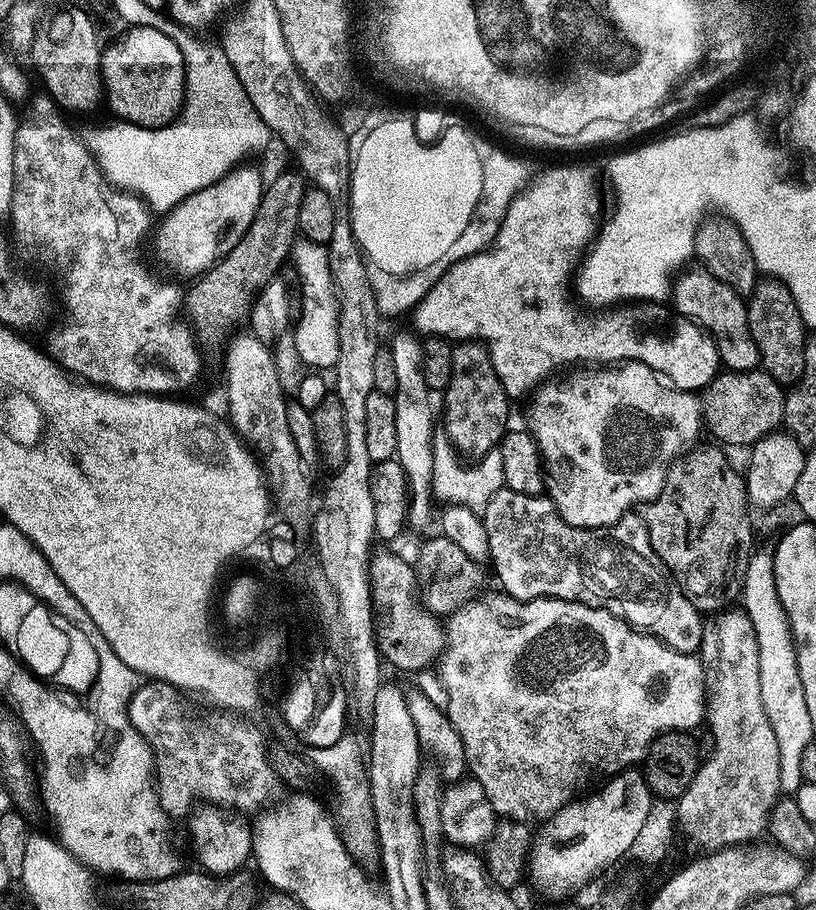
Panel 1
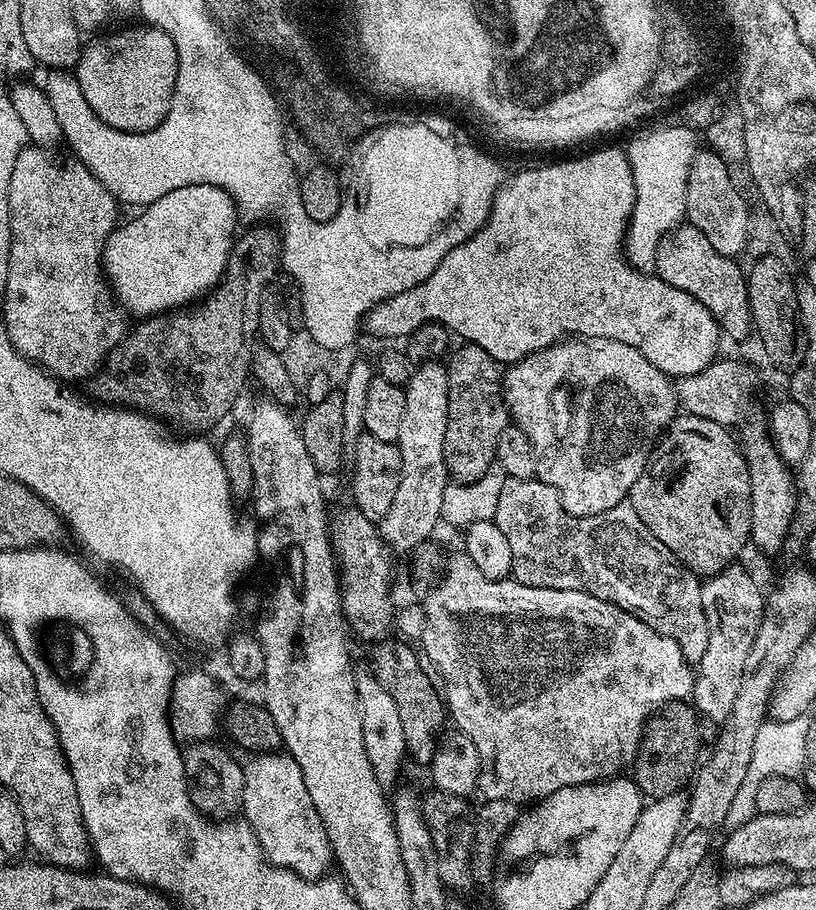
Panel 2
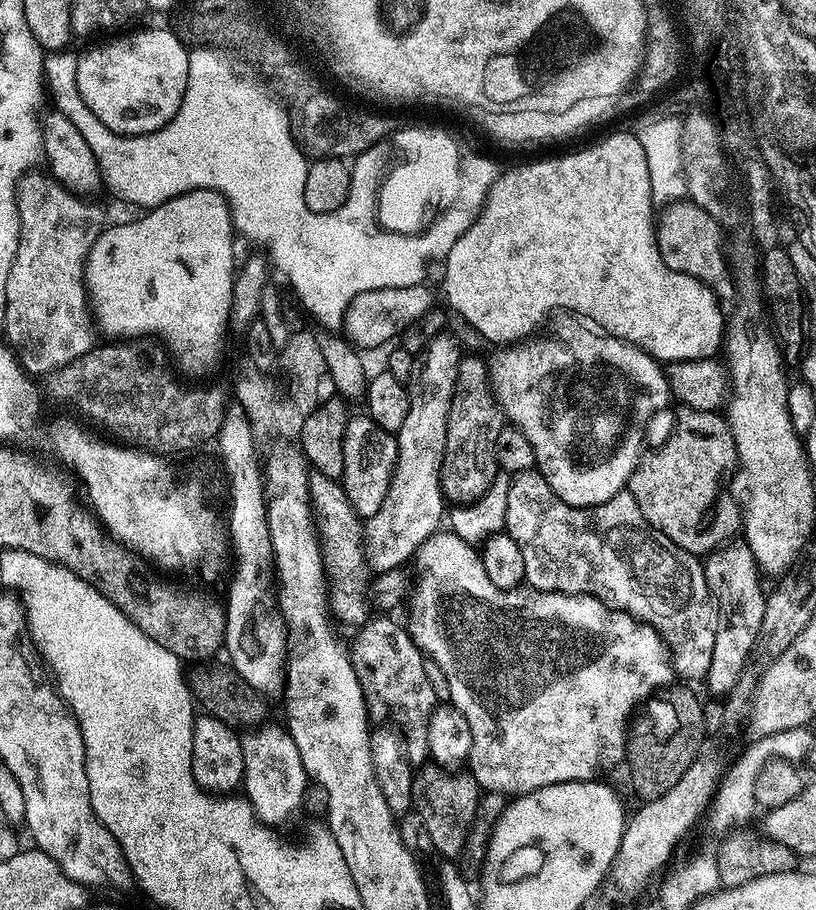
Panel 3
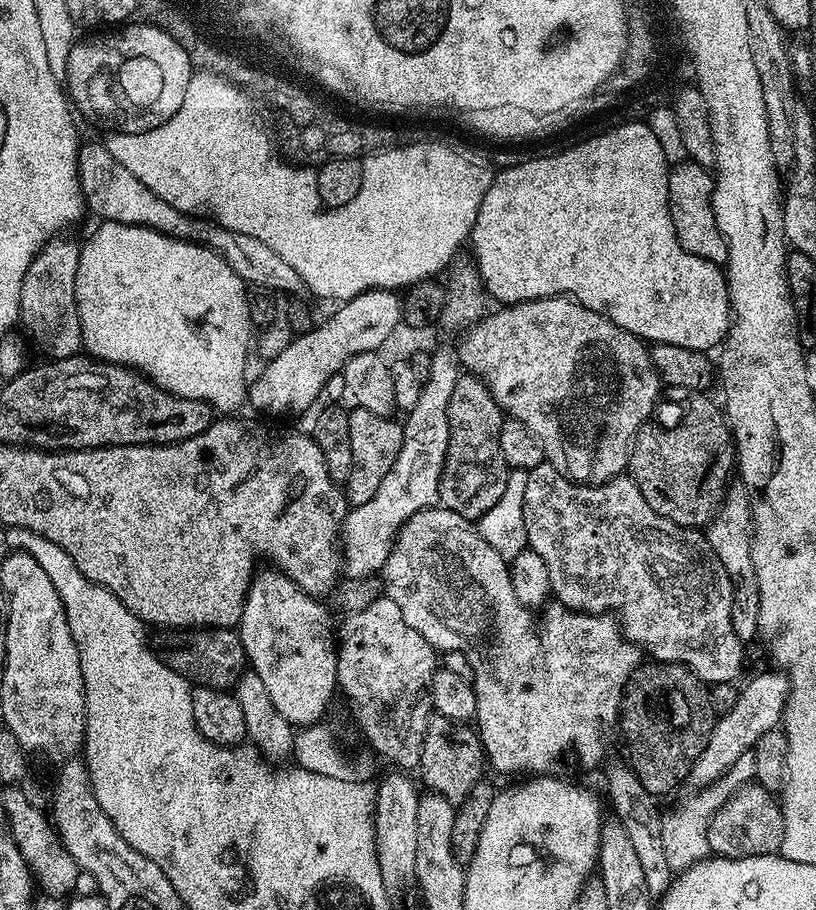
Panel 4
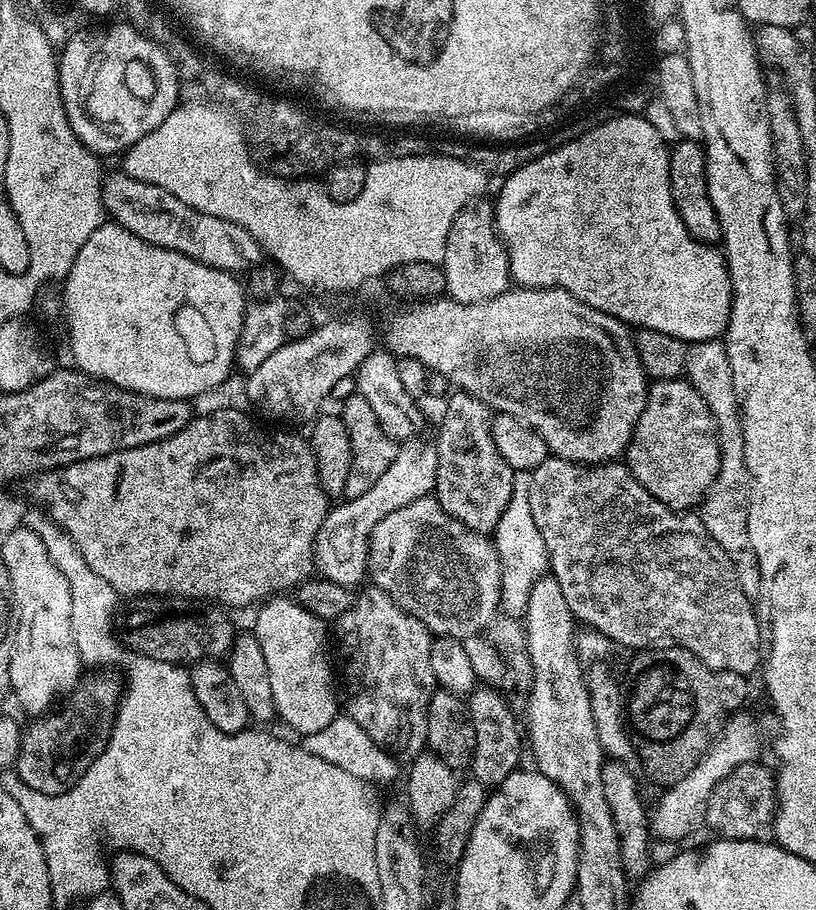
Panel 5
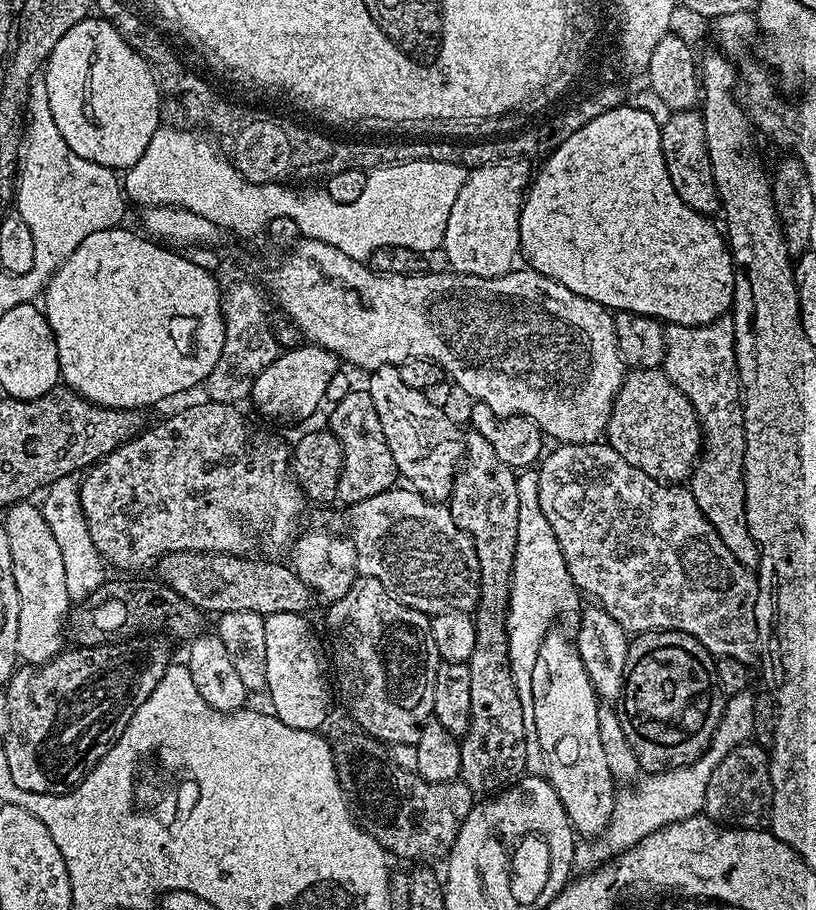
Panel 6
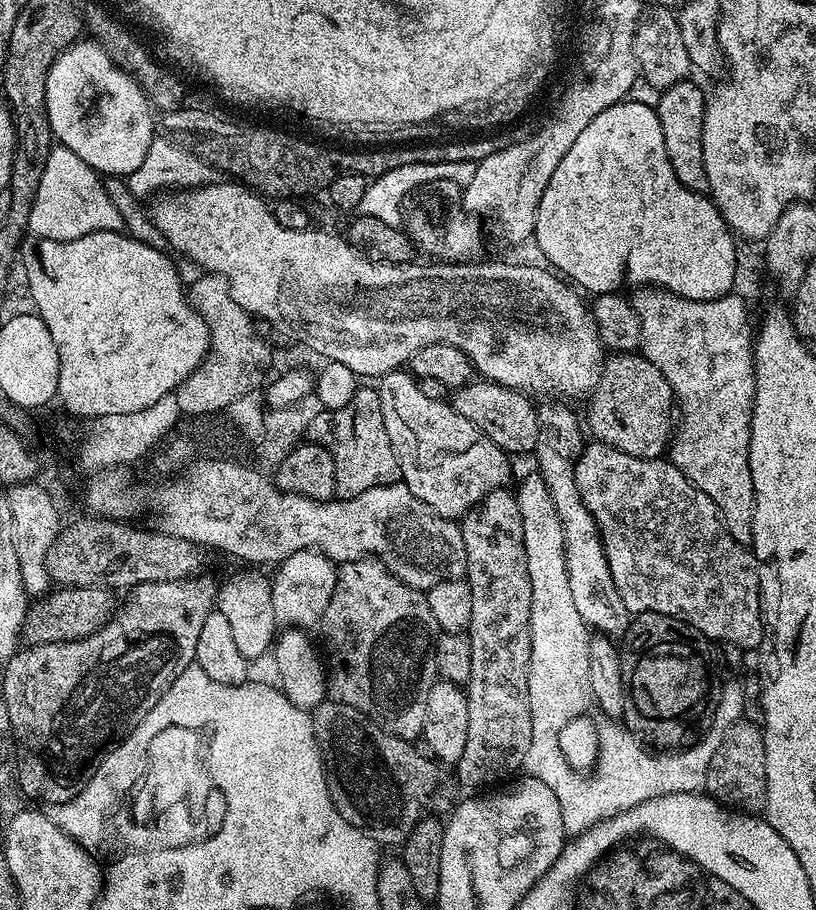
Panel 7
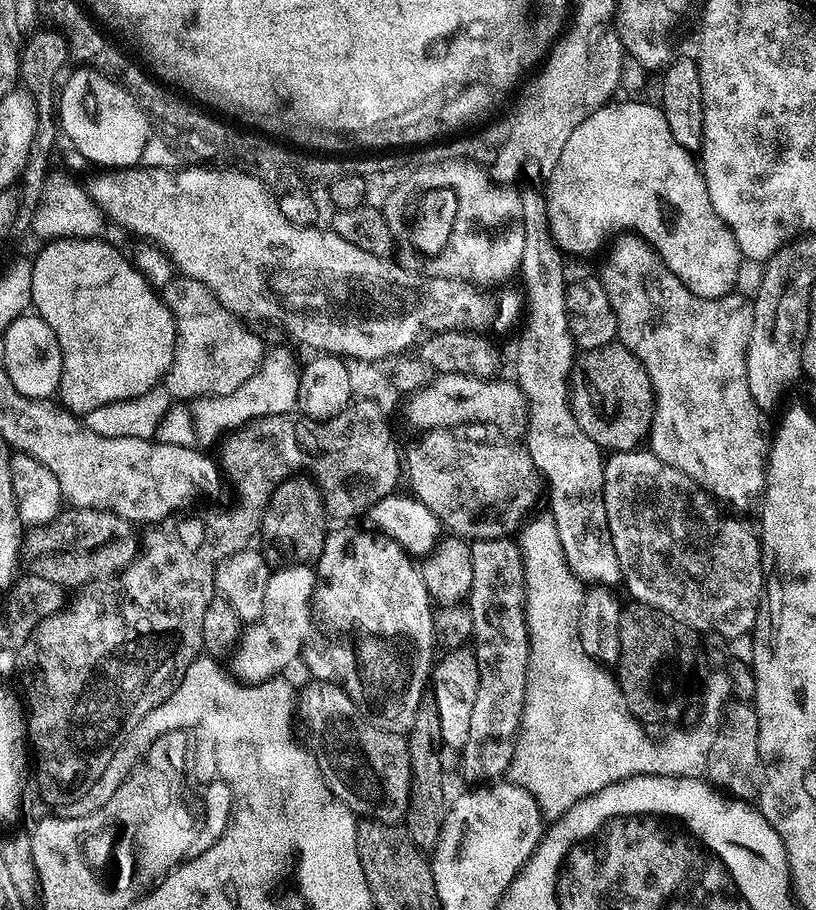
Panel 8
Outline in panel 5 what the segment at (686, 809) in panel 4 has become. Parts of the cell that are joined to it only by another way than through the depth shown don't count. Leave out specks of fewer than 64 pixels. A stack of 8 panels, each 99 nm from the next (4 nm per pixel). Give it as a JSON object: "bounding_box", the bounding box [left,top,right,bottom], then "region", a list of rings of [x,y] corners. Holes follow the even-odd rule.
{"bounding_box":[650,711,762,840],"region":[[[747,711],[731,713],[723,725],[716,741],[708,748],[708,753],[690,770],[690,774],[682,777],[677,784],[663,789],[664,797],[656,804],[656,809],[650,812],[650,828],[664,840],[684,840],[696,827],[701,827],[704,811],[708,805],[710,794],[722,778],[726,778],[738,766],[751,764],[762,749],[760,730],[755,719],[747,716]]]}

